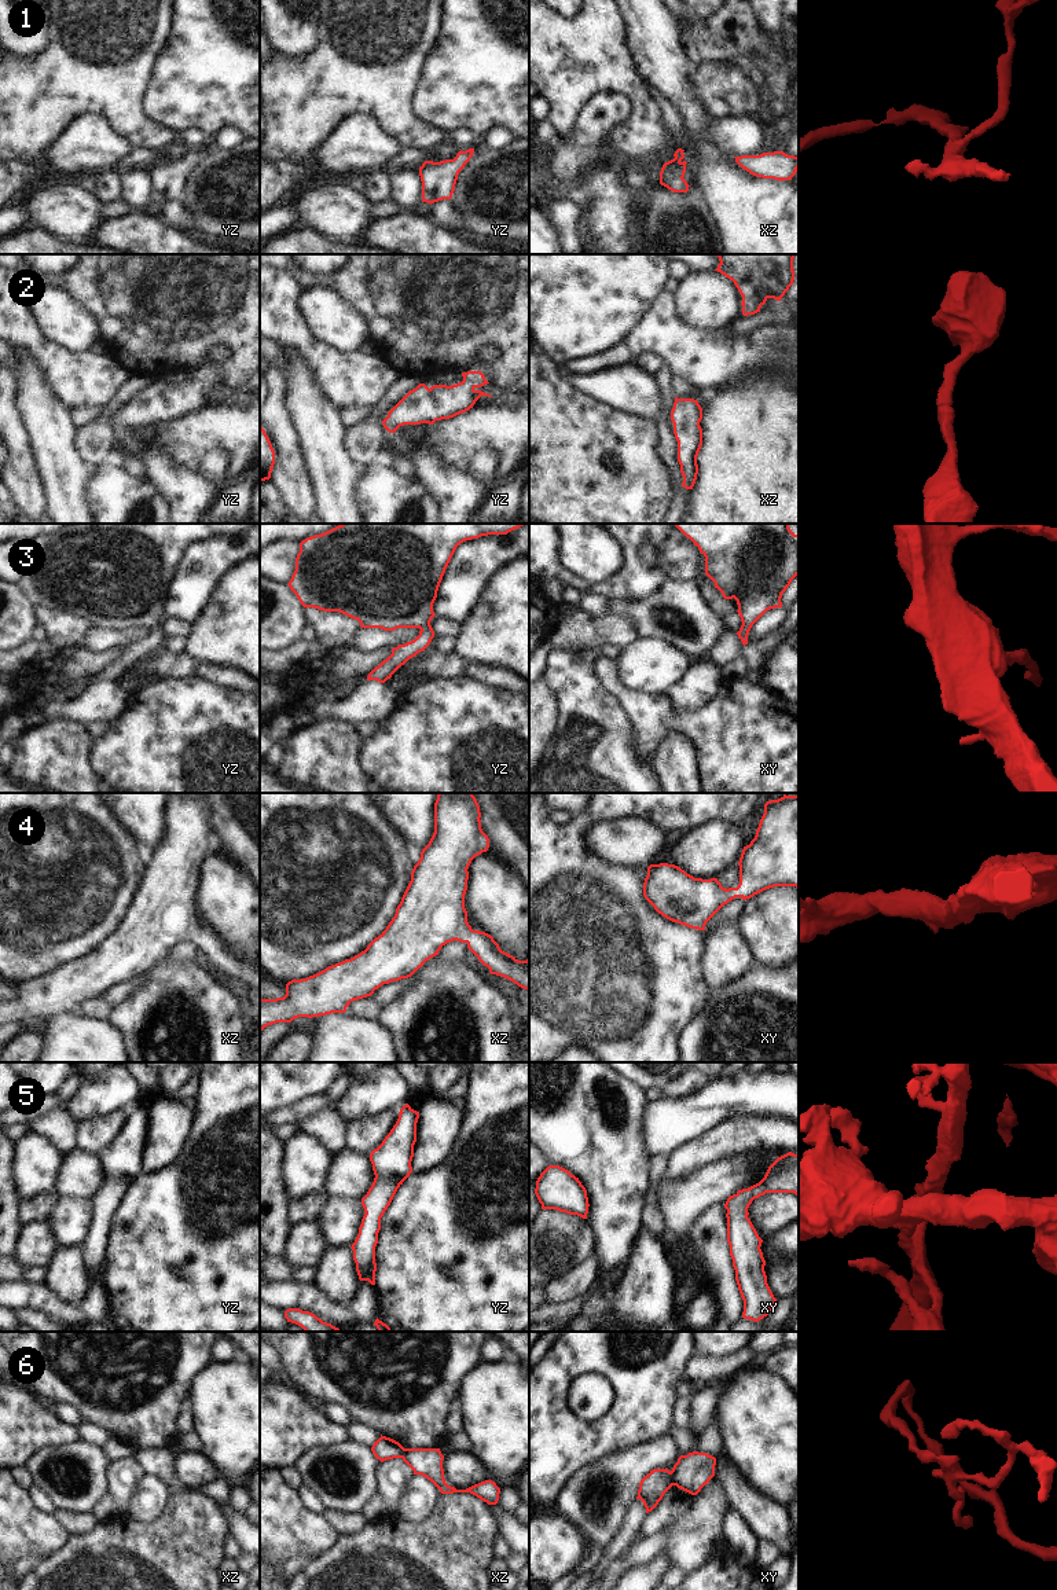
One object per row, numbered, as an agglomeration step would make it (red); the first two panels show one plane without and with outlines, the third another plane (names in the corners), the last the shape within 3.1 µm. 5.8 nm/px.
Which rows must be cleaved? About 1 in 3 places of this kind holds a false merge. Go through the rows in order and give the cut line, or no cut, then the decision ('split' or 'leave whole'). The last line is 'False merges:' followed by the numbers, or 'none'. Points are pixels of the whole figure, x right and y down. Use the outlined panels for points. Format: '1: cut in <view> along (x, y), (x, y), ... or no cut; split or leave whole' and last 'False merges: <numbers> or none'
1: no cut; leave whole
2: no cut; leave whole
3: no cut; leave whole
4: no cut; leave whole
5: no cut; leave whole
6: cut in xy along (670, 1472), (674, 1484); split
False merges: 6

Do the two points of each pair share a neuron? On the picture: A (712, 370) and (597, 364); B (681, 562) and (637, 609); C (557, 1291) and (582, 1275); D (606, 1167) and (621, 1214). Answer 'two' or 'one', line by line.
A: one
B: two
C: one
D: one

